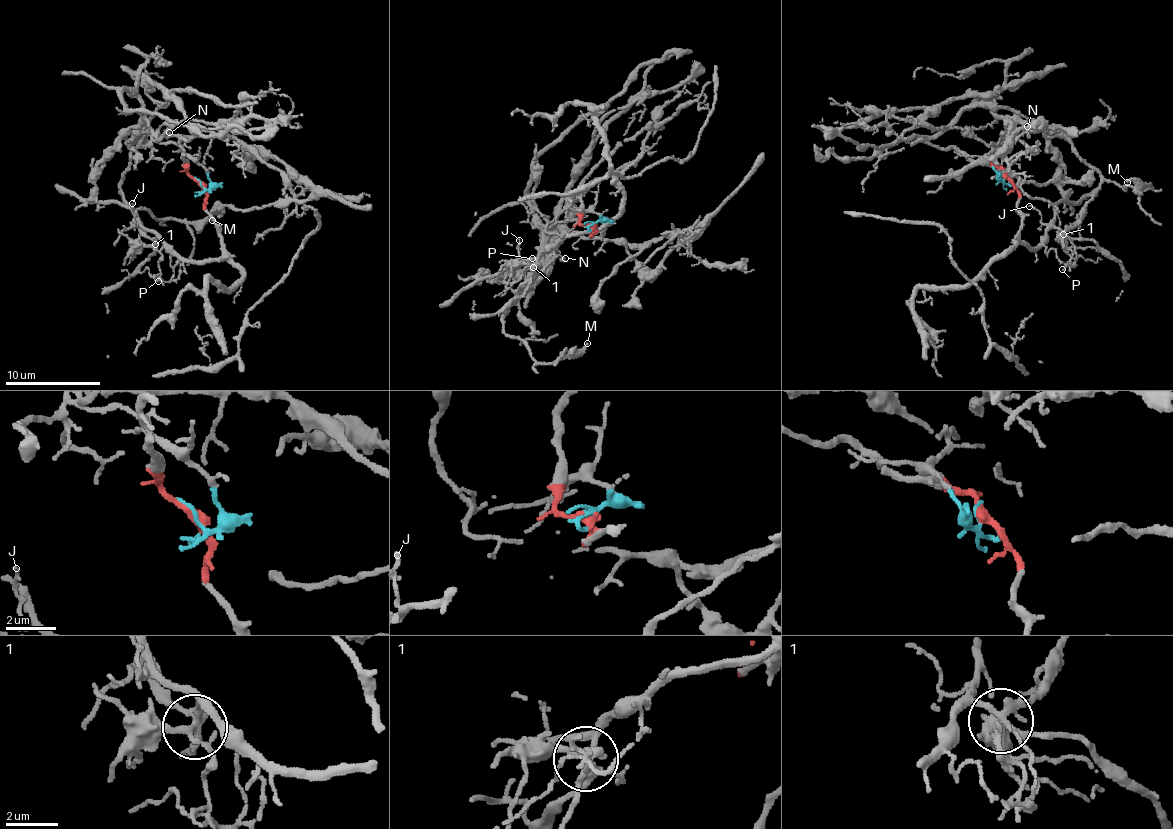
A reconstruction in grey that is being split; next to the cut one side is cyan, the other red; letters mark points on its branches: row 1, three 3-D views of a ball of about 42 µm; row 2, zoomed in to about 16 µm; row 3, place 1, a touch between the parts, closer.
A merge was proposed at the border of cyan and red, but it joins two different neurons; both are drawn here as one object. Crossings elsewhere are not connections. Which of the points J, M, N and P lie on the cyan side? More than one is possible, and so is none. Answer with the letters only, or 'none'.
M, N, P

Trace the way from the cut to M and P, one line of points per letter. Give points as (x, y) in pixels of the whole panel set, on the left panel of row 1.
M: (200, 183), (207, 189), (209, 174), (145, 121), (123, 200), (165, 219), (213, 221)
P: (200, 183), (207, 189), (209, 174), (145, 121), (121, 186), (136, 225), (155, 242), (157, 280)

